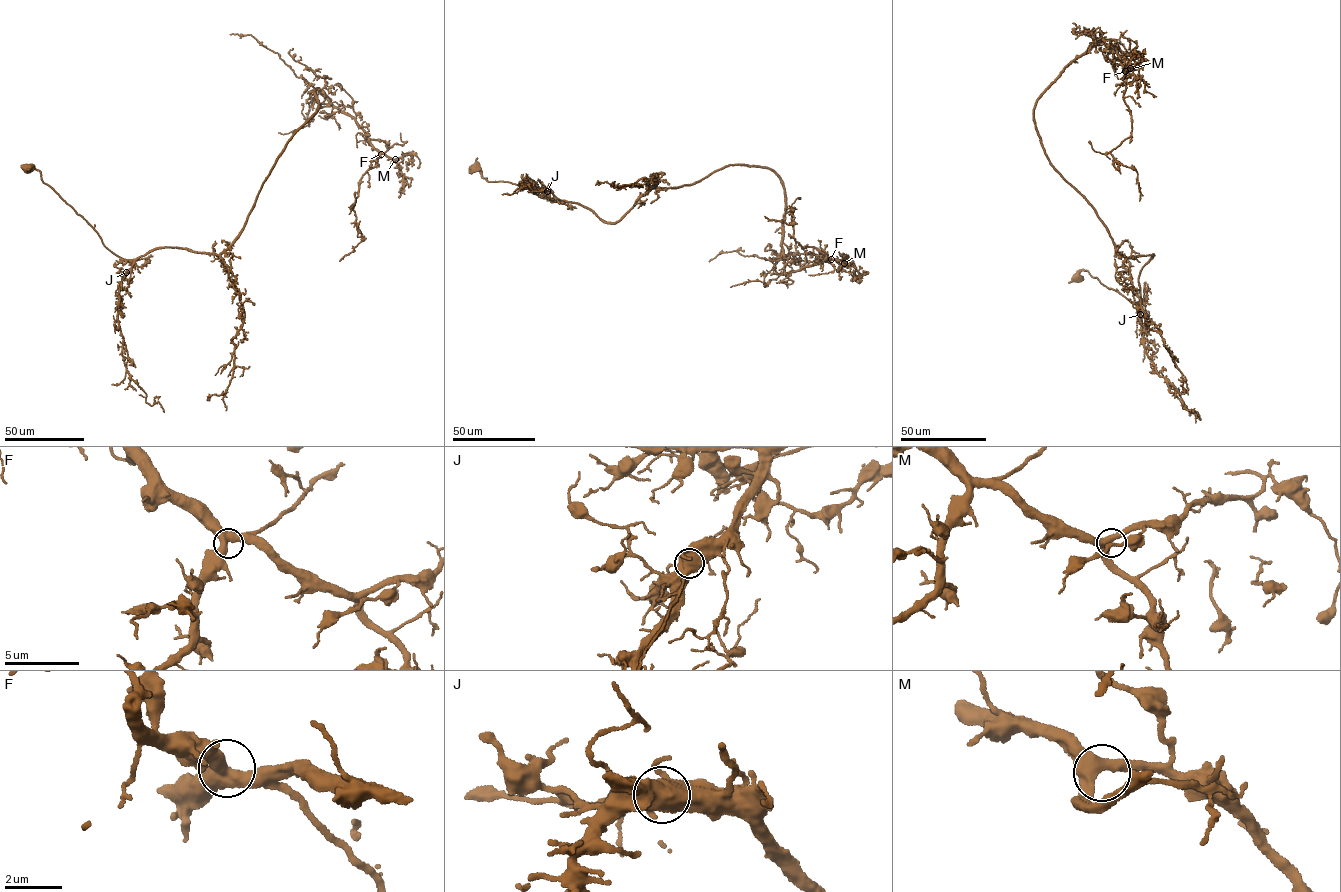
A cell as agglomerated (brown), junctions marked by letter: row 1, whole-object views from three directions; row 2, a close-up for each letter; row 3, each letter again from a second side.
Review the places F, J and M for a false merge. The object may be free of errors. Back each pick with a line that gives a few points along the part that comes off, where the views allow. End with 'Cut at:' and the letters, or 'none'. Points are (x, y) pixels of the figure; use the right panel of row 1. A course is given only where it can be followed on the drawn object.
Cut at: none

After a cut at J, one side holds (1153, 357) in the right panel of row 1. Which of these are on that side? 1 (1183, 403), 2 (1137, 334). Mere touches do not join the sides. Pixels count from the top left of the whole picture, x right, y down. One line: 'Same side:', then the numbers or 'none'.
Same side: 1, 2

